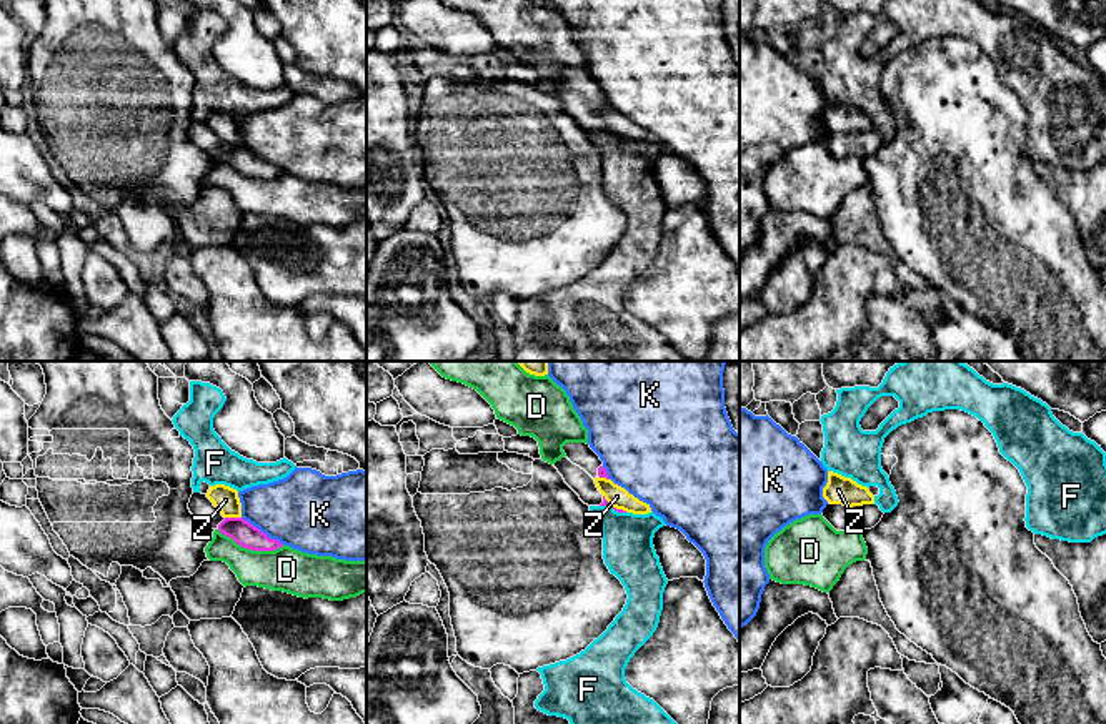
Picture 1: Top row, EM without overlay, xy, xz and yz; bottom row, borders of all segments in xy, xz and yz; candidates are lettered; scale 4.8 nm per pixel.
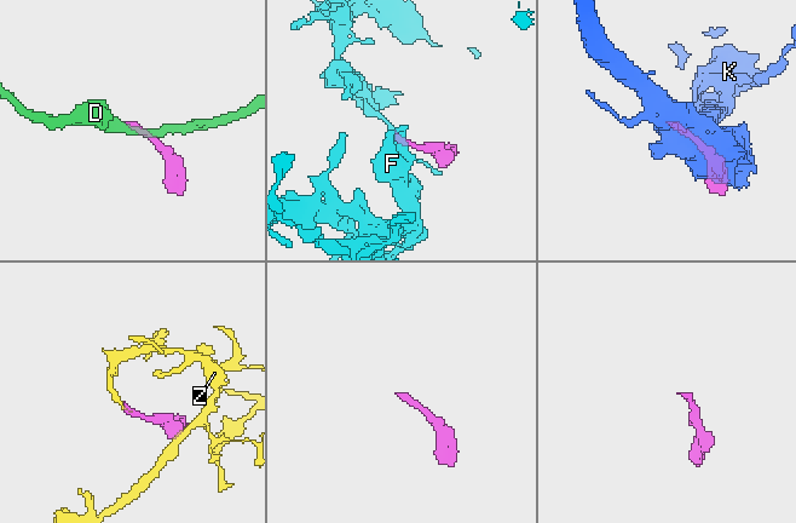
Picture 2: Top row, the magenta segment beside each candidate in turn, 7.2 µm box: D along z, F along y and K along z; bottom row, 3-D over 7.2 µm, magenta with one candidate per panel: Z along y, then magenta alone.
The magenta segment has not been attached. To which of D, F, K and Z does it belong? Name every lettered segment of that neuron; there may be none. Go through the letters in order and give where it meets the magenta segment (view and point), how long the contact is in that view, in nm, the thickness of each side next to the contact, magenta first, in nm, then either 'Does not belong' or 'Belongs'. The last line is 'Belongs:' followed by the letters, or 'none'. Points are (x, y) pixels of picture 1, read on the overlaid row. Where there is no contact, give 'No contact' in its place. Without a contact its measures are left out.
D: Touches magenta at xy (250, 548). Shared border 340 nm. Thickness 120 nm (magenta) against 220 nm. Does not belong
F: Touches magenta at xz (613, 508). Shared border 130 nm. Thickness 30 nm (magenta) against 240 nm. Does not belong
K: Touches magenta at xy (260, 531). Shared border 240 nm. Thickness 120 nm (magenta) against 380 nm. Does not belong
Z: Touches magenta at xy (234, 518). Shared border 80 nm. Thickness 120 nm (magenta) against 120 nm. Does not belong
Belongs: none

